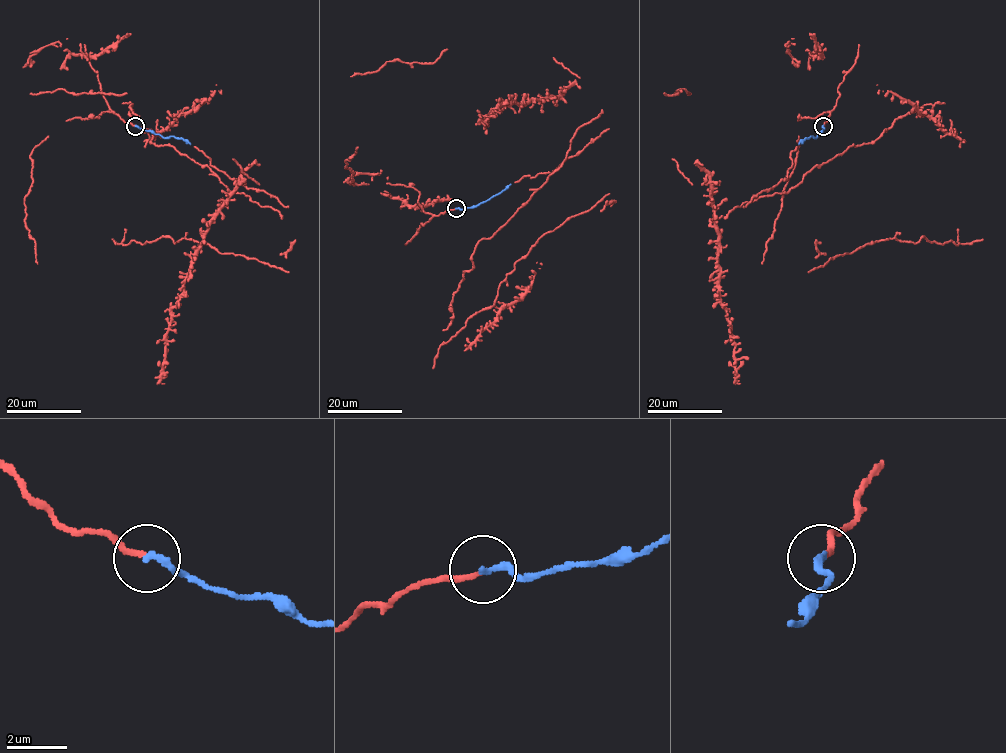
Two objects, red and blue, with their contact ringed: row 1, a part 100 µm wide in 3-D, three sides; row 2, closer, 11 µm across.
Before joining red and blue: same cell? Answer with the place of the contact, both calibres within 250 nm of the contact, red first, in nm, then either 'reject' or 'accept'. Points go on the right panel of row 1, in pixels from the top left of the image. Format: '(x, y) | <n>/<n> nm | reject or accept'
(823, 126) | 170/200 nm | accept

